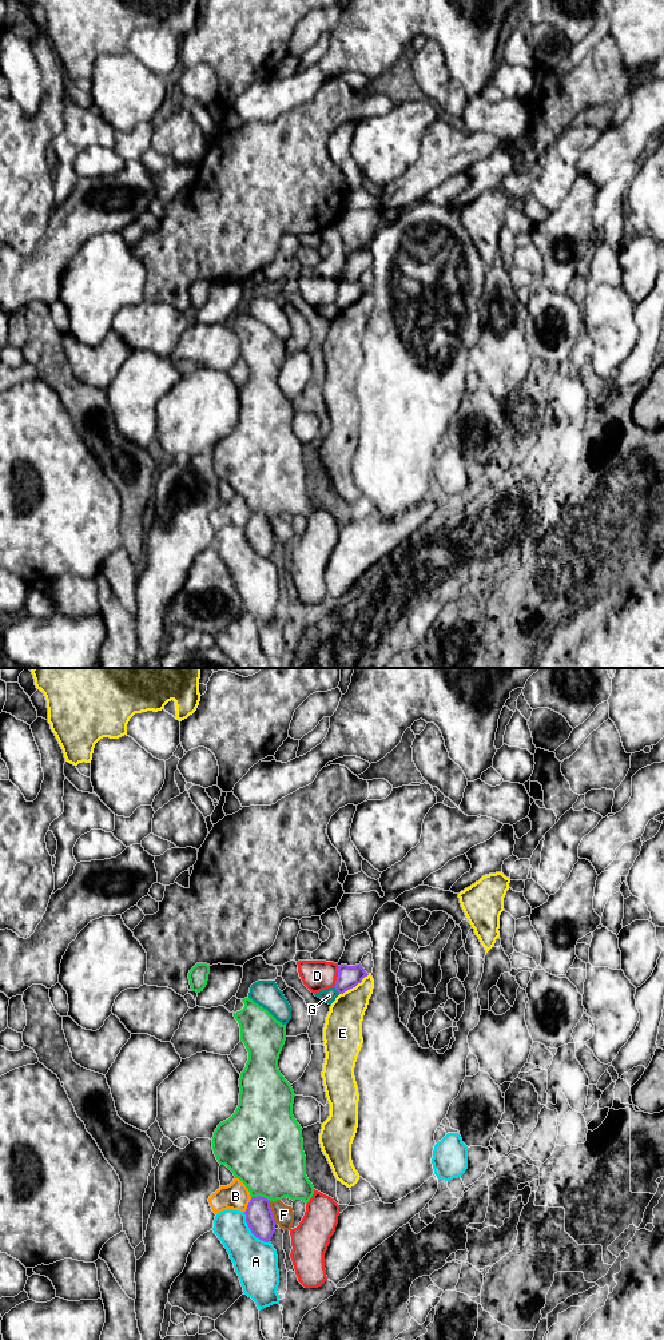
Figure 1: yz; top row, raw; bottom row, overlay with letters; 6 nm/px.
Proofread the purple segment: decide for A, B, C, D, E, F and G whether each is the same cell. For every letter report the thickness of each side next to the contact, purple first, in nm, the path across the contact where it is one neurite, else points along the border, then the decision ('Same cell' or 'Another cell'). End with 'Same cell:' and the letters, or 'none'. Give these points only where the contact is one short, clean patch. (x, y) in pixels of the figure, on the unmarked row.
A: Thickness 160 nm (purple) against 260 nm. Another cell
B: Thickness 160 nm (purple) against 160 nm. Another cell
C: Thickness 160 nm (purple) against 440 nm. Another cell
D: Thickness 140 nm (purple) against 190 nm. Another cell
E: Thickness 140 nm (purple) against 220 nm. Another cell
F: Thickness 160 nm (purple) against 120 nm. Another cell
G: Thickness 140 nm (purple) against 90 nm. Another cell
Same cell: none

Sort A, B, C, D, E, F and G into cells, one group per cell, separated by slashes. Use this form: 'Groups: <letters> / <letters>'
Groups: A / B / C / D / E / F / G

